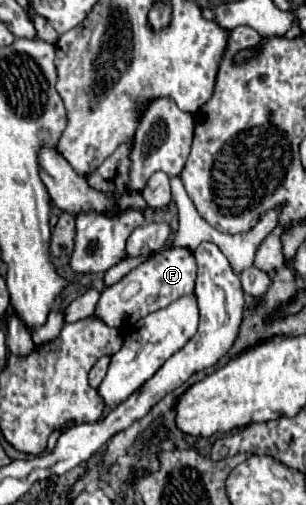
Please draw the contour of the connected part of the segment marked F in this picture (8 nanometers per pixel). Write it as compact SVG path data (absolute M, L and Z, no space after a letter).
M169 248L163 252L157 252L151 260L139 264L135 270L131 270L127 276L123 276L113 286L107 286L99 298L95 314L109 326L127 330L137 320L145 318L151 312L157 312L177 300L179 296L191 294L195 286L197 276L197 264L195 256L187 248Z

